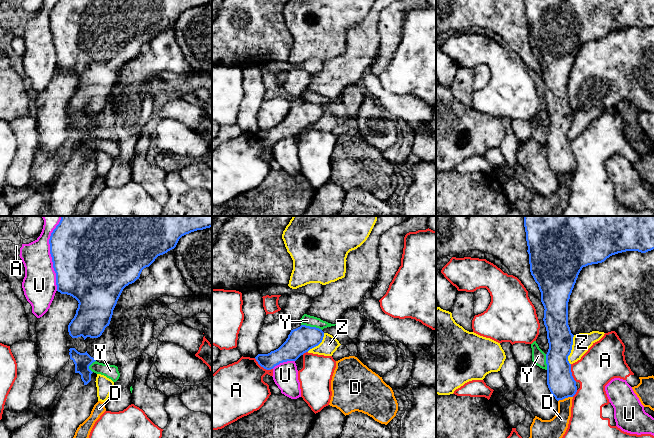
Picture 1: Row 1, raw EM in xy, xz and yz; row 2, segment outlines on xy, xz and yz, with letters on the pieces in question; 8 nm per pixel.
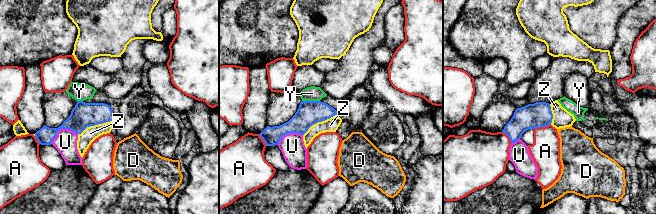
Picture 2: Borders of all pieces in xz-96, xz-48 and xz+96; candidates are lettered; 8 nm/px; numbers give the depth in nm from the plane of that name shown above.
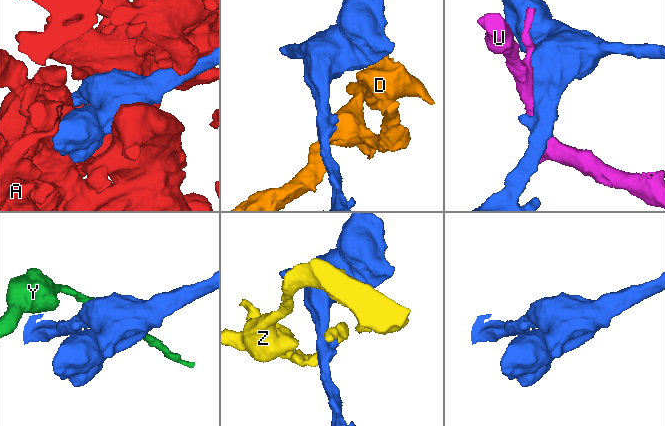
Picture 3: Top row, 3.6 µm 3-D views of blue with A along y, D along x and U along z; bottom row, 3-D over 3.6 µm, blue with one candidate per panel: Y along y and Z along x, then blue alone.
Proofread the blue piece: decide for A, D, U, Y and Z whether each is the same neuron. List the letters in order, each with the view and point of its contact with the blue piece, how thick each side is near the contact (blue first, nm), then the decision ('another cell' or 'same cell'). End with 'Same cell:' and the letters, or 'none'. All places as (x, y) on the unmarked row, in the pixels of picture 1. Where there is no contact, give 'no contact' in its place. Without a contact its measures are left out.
A: meets blue in xz at (263, 143); 160 nm thick on the blue side, 400 nm on the other; another cell
D: meets blue in yz at (565, 173); 220 nm thick on the blue side, 160 nm on the other; another cell
U: meets blue in xy at (51, 32); 500 nm thick on the blue side, 280 nm on the other; another cell
Y: meets blue in xz at (311, 103); 200 nm thick on the blue side, 90 nm on the other; another cell
Z: meets blue in yz at (571, 125); 200 nm thick on the blue side, 150 nm on the other; another cell
Same cell: none

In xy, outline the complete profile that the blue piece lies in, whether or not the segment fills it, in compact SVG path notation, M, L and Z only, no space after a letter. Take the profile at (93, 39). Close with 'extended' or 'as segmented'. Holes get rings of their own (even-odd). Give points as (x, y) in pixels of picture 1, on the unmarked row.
M58 0L51 9L49 20L57 67L78 77L74 94L68 101L72 114L98 114L109 102L113 86L123 65L139 55L142 46L155 35L174 25L179 15L191 8L212 3L212 0Z; as segmented

